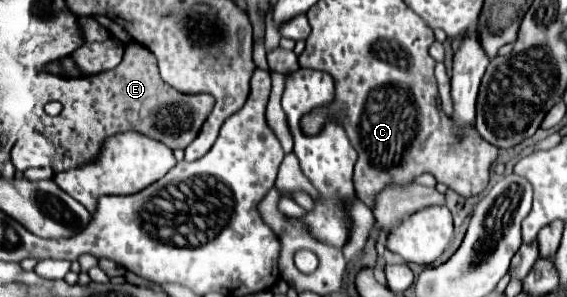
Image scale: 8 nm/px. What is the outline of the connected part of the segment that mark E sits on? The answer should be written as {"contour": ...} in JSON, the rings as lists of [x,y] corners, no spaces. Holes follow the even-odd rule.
{"contour":[[[136,41],[126,45],[126,53],[122,63],[116,69],[98,73],[98,75],[86,75],[86,77],[56,77],[50,73],[38,73],[32,81],[32,93],[36,95],[36,109],[28,115],[28,123],[42,133],[56,149],[54,153],[54,165],[52,169],[64,171],[64,169],[74,169],[76,165],[84,165],[96,157],[96,153],[102,147],[102,141],[110,135],[124,133],[124,131],[138,131],[146,137],[152,137],[170,149],[186,149],[198,135],[202,123],[210,115],[214,107],[214,97],[208,93],[198,93],[198,95],[184,95],[180,91],[174,91],[170,85],[166,85],[160,79],[156,57]],[[48,101],[60,101],[62,103],[62,113],[58,117],[50,117],[44,113],[44,105]]]}

